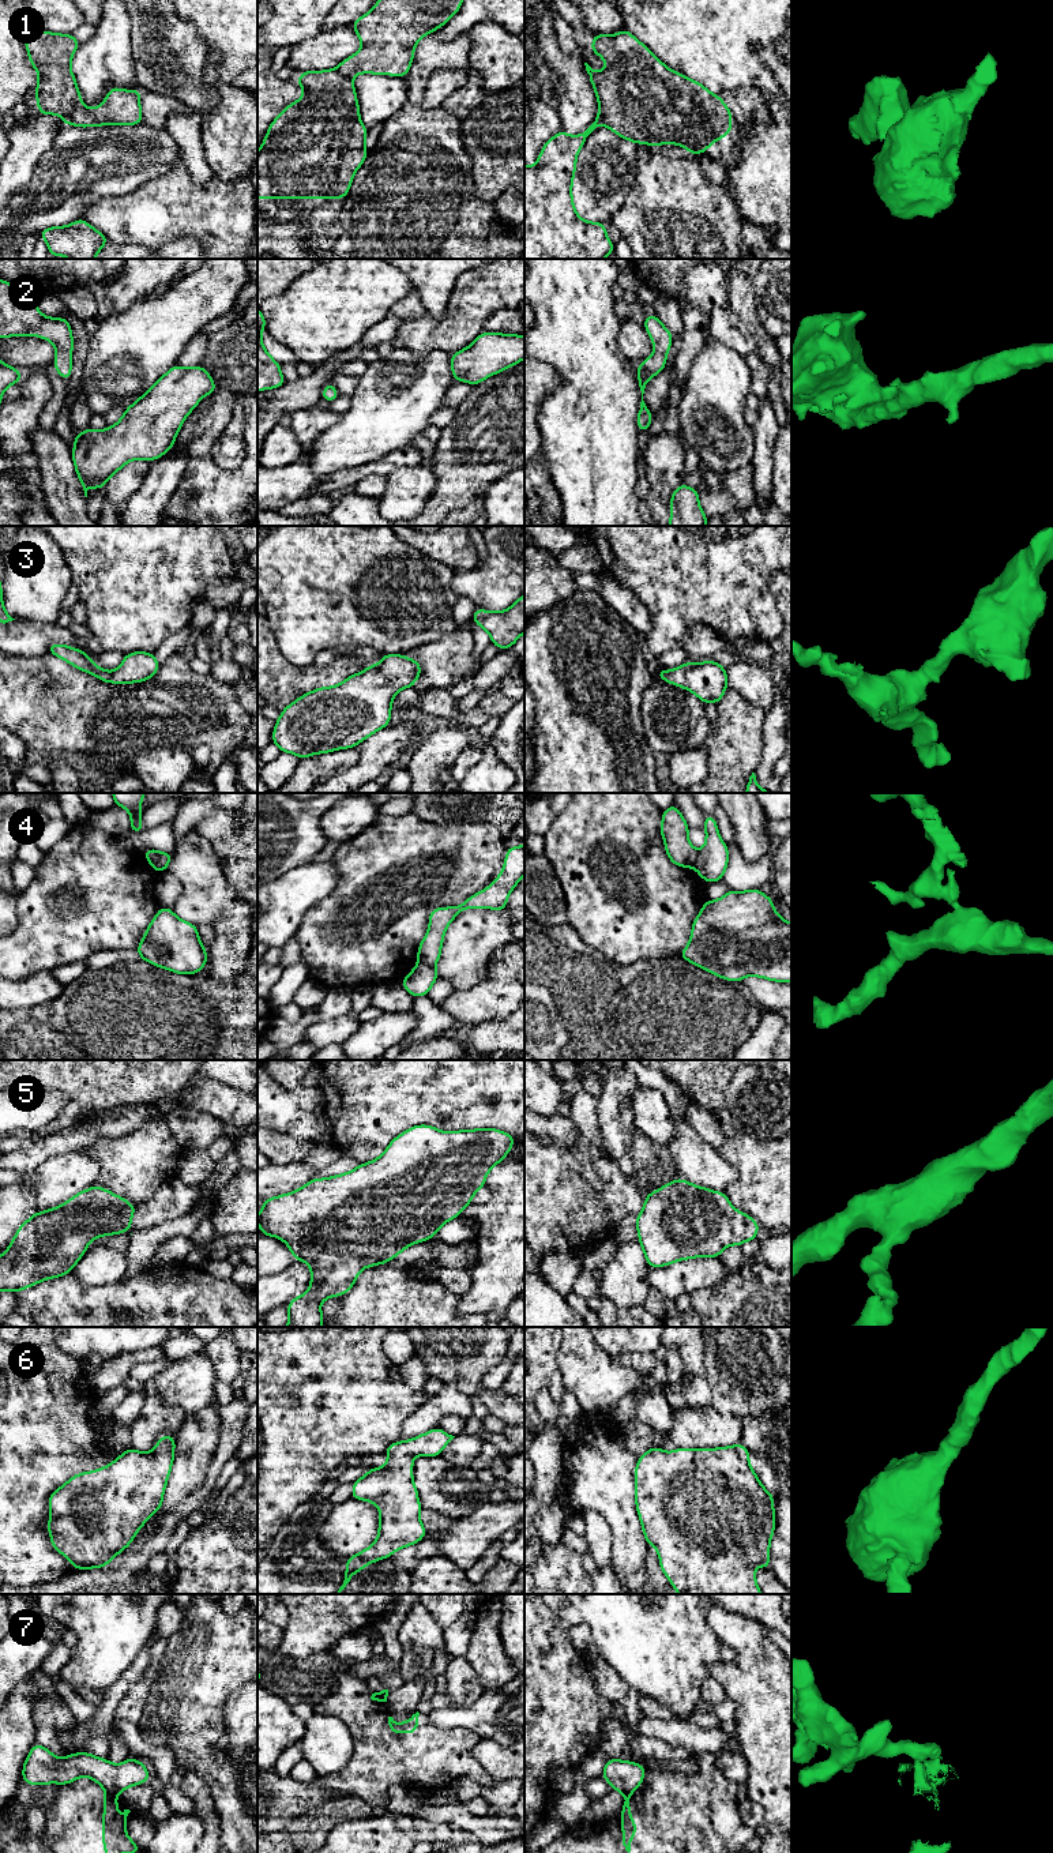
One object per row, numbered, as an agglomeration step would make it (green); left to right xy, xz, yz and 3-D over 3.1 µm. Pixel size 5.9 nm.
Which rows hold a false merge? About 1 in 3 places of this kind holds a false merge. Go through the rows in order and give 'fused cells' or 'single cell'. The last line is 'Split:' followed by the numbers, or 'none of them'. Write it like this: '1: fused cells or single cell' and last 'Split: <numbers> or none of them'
1: fused cells
2: single cell
3: single cell
4: fused cells
5: single cell
6: single cell
7: fused cells
Split: 1, 4, 7

